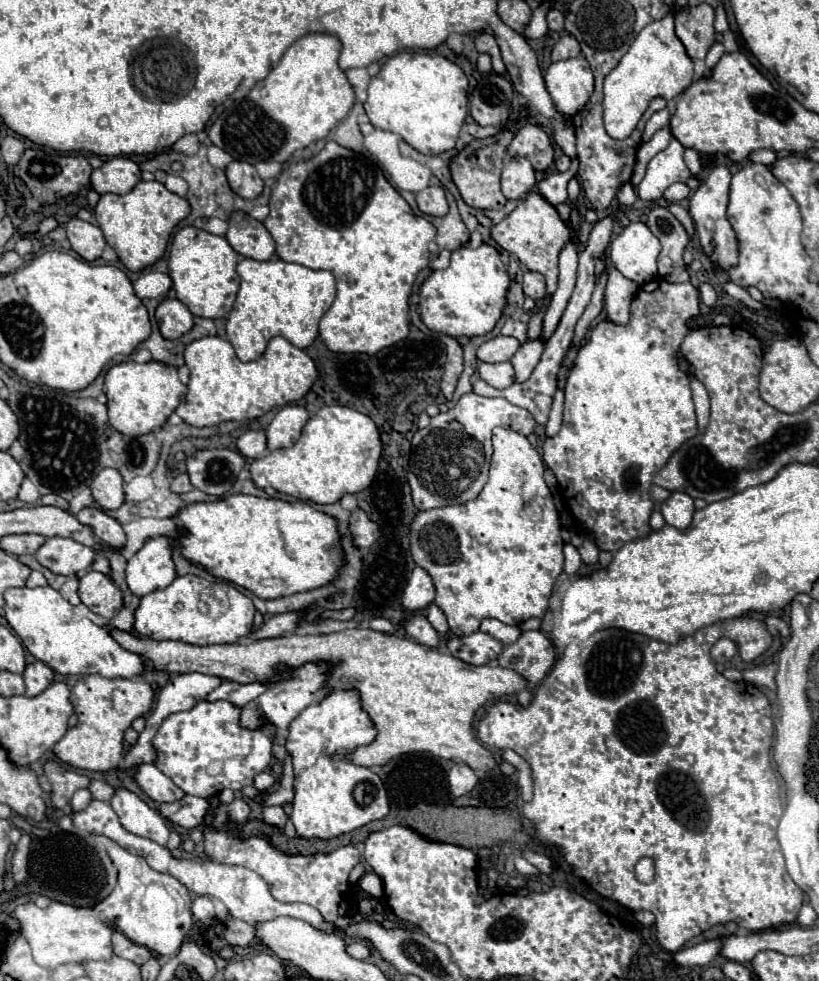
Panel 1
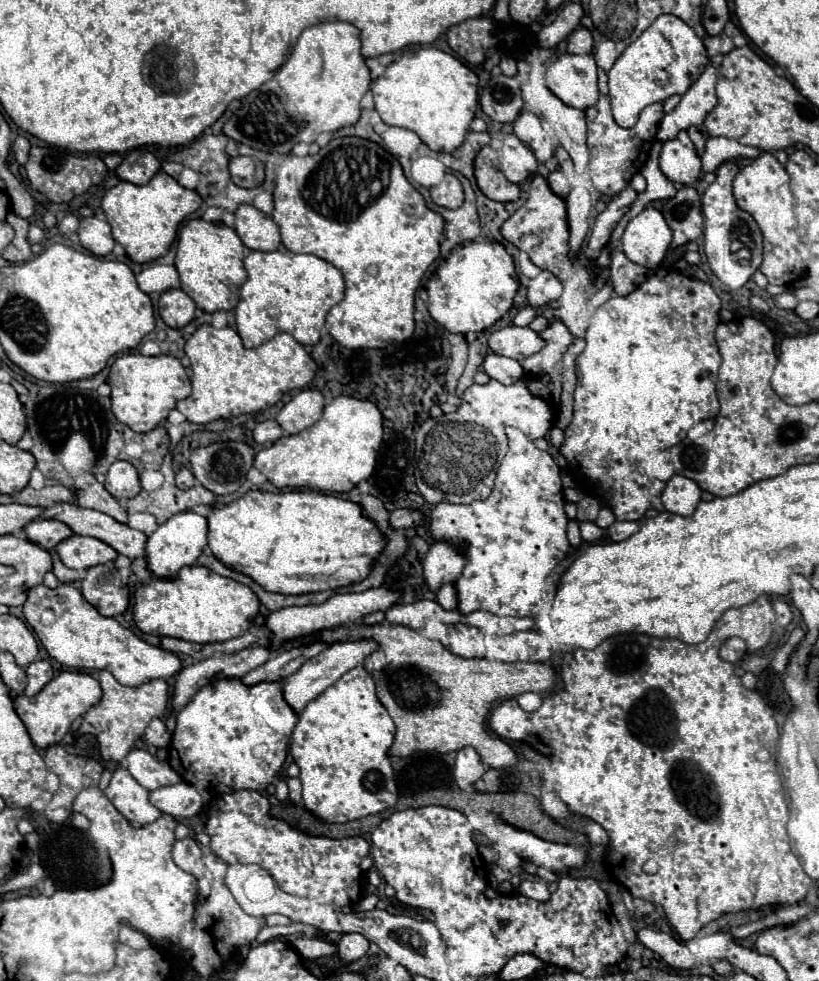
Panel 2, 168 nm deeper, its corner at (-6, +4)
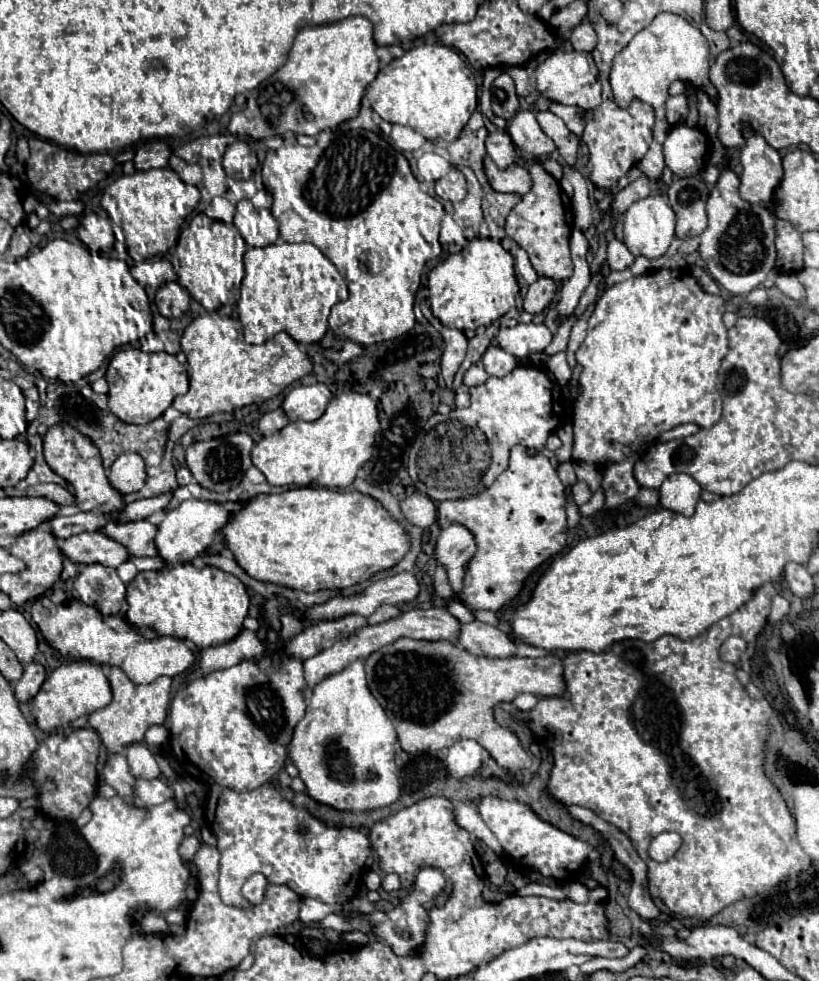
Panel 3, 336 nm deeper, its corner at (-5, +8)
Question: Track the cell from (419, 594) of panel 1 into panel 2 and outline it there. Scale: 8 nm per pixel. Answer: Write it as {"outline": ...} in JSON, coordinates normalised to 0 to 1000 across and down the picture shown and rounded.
{"outline":[[[531,554],[521,562],[516,570],[516,590],[524,602],[534,602],[543,594],[553,594],[563,580],[568,570],[556,558],[548,558],[543,554]]]}

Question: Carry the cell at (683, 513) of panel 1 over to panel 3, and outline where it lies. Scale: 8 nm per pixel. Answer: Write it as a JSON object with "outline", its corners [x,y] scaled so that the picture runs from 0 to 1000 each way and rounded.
{"outline":[[[821,482],[808,490],[803,503],[806,503],[808,517],[842,527],[855,507],[855,494],[847,490],[845,484]]]}

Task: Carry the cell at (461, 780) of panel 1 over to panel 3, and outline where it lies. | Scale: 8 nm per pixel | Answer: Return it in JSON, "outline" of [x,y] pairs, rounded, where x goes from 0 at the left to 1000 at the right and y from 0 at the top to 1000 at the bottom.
{"outline":[[[576,753],[557,755],[547,764],[547,770],[545,770],[547,788],[557,794],[581,790],[589,780],[589,766],[591,766],[591,761],[584,755],[576,755]]]}

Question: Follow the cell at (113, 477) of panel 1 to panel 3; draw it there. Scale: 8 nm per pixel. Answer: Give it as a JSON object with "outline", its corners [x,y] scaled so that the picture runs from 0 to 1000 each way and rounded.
{"outline":[[[149,462],[139,474],[134,476],[132,484],[137,496],[149,505],[171,501],[178,492],[178,476],[176,468],[168,462]]]}

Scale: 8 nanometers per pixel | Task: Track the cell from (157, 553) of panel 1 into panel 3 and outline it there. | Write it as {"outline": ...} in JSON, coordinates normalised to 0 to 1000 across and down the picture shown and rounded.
{"outline":[[[230,509],[222,511],[217,517],[208,519],[198,533],[193,535],[190,558],[195,568],[212,576],[212,574],[232,574],[247,562],[252,562],[261,547],[271,541],[271,537],[281,531],[281,523],[264,511],[247,511],[247,509]]]}

